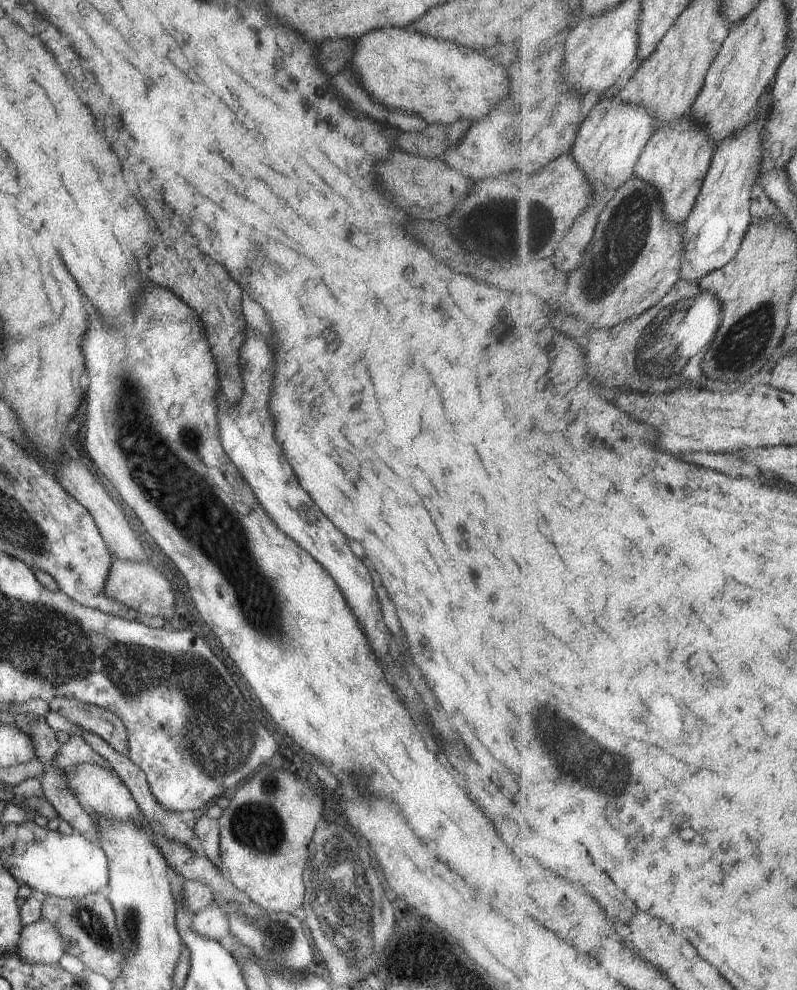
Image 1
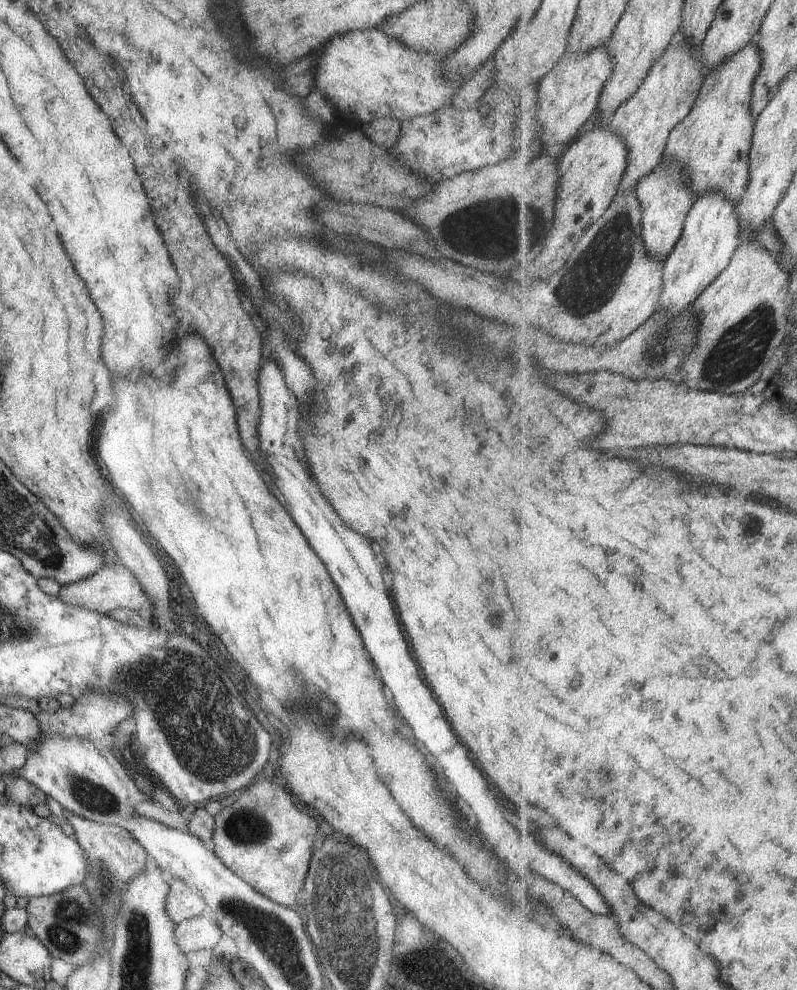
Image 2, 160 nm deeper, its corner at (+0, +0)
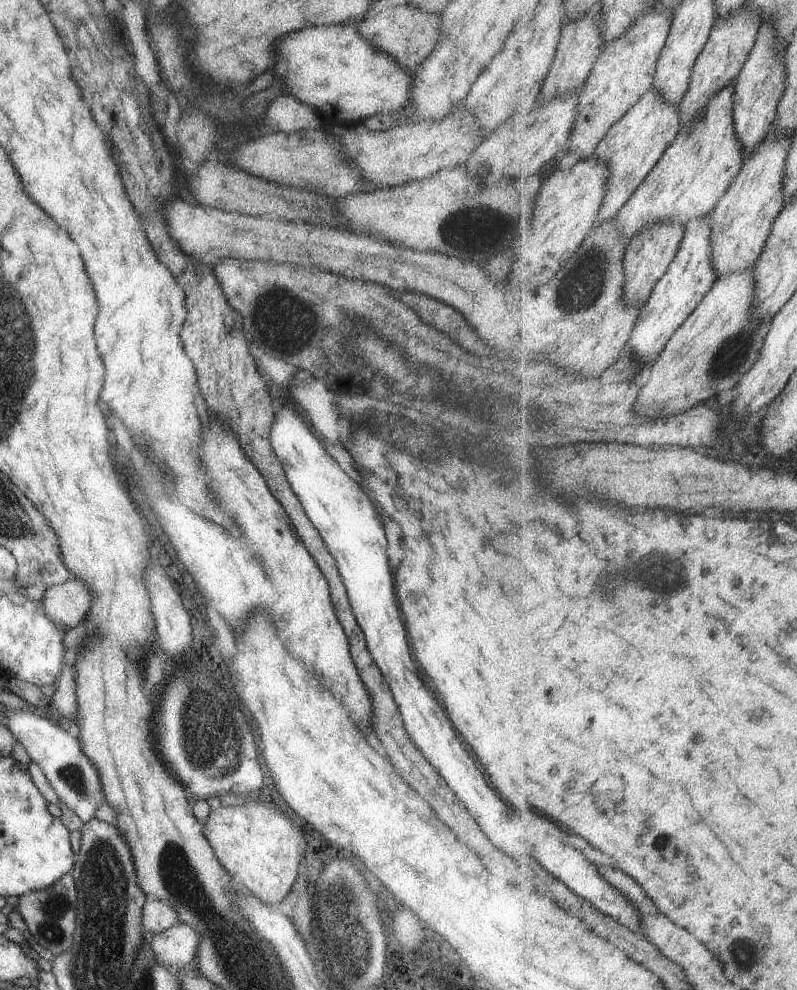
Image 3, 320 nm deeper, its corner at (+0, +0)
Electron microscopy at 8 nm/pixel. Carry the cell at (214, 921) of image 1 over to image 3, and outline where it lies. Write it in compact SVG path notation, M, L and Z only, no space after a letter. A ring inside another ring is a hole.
M177 923L164 932L153 935L149 946L159 964L167 968L181 969L197 952L199 934L191 926Z

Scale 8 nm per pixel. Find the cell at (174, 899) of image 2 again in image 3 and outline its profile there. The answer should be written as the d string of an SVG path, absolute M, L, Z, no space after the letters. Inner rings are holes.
M148 899L142 906L142 929L147 932L164 932L167 928L179 923L177 910L166 901Z

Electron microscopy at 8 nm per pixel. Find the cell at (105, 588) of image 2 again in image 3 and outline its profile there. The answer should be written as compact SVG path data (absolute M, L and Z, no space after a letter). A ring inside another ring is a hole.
M71 573L66 582L47 587L40 602L45 616L55 626L70 630L84 620L91 608L91 600L93 594Z

